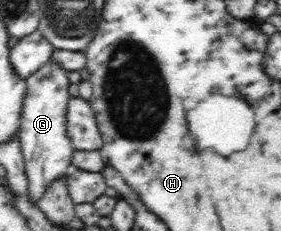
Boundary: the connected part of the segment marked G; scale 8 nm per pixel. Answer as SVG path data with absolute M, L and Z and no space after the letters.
M53 56L43 63L33 75L27 77L27 95L21 113L21 127L17 137L21 144L25 159L25 172L28 173L29 190L28 200L34 205L43 197L47 187L67 177L72 166L74 147L68 135L67 111L68 103L72 98L69 94L69 79L67 68L55 60Z

